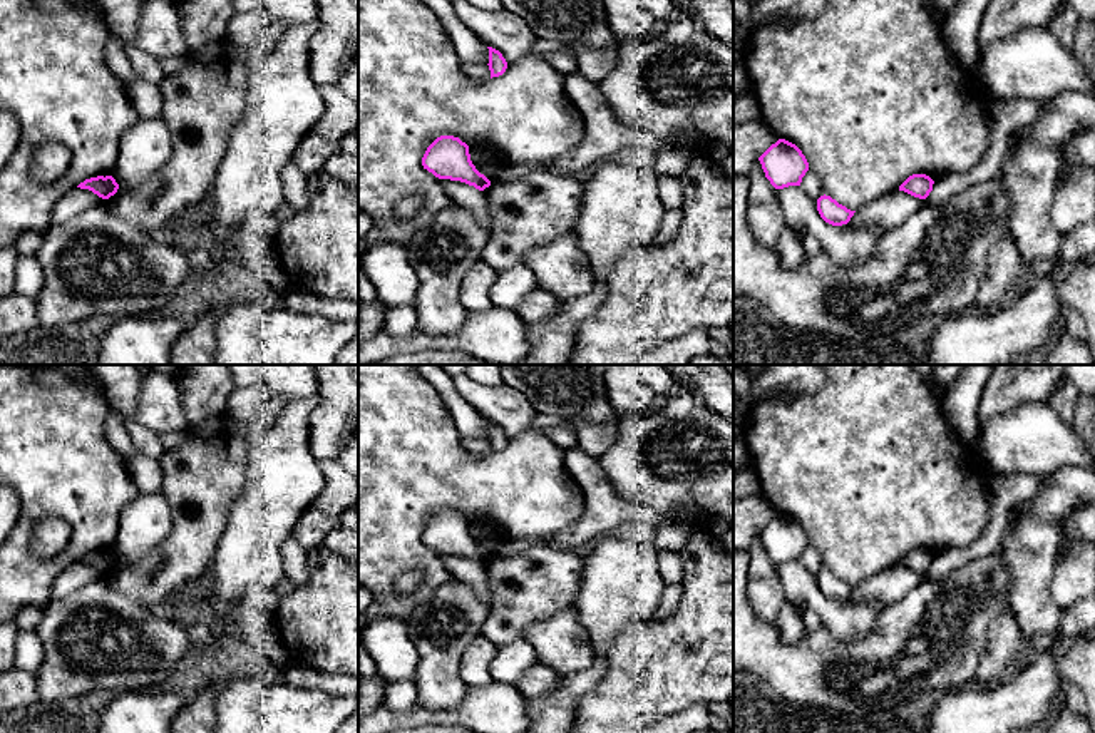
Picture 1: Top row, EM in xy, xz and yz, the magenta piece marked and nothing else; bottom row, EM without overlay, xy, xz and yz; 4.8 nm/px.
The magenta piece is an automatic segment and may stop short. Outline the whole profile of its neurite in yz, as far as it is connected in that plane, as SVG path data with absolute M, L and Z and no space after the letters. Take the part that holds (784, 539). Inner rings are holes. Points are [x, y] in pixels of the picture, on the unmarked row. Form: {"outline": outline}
{"outline": "M785 514L772 519L758 536L765 552L775 564L800 561L802 552L809 546L809 537L802 525Z"}

